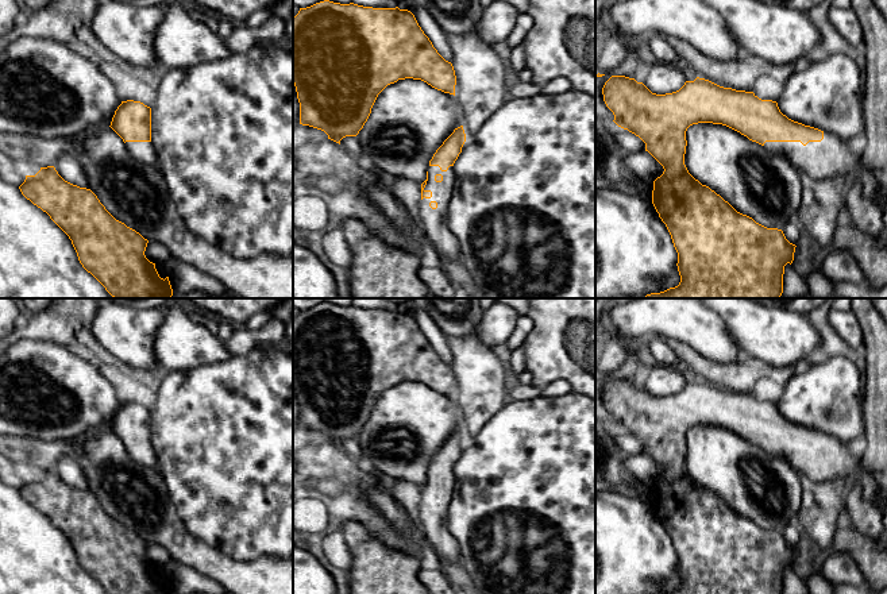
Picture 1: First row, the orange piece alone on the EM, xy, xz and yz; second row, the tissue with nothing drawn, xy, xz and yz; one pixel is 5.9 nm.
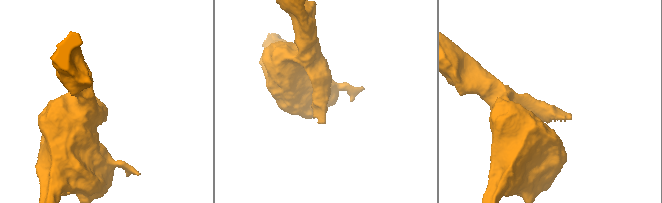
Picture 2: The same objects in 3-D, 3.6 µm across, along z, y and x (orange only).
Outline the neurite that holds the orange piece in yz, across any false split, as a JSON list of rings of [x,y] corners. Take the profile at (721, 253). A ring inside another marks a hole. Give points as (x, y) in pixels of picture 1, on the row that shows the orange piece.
[[[612,76],[602,88],[603,101],[614,115],[614,123],[639,136],[648,151],[664,169],[653,181],[652,204],[659,217],[666,224],[674,247],[678,252],[678,271],[680,282],[660,293],[647,294],[645,298],[779,298],[783,293],[784,266],[792,263],[795,244],[790,243],[783,231],[767,228],[752,217],[737,212],[728,201],[695,180],[684,165],[686,131],[698,123],[726,126],[749,140],[761,144],[768,153],[782,154],[798,170],[811,178],[842,180],[848,173],[853,174],[853,184],[860,182],[863,196],[875,200],[883,209],[887,207],[887,192],[882,193],[873,174],[856,158],[846,140],[837,135],[794,122],[783,115],[776,101],[761,100],[753,92],[736,90],[720,86],[709,80],[697,77],[672,93],[652,93],[643,82],[625,76]]]

